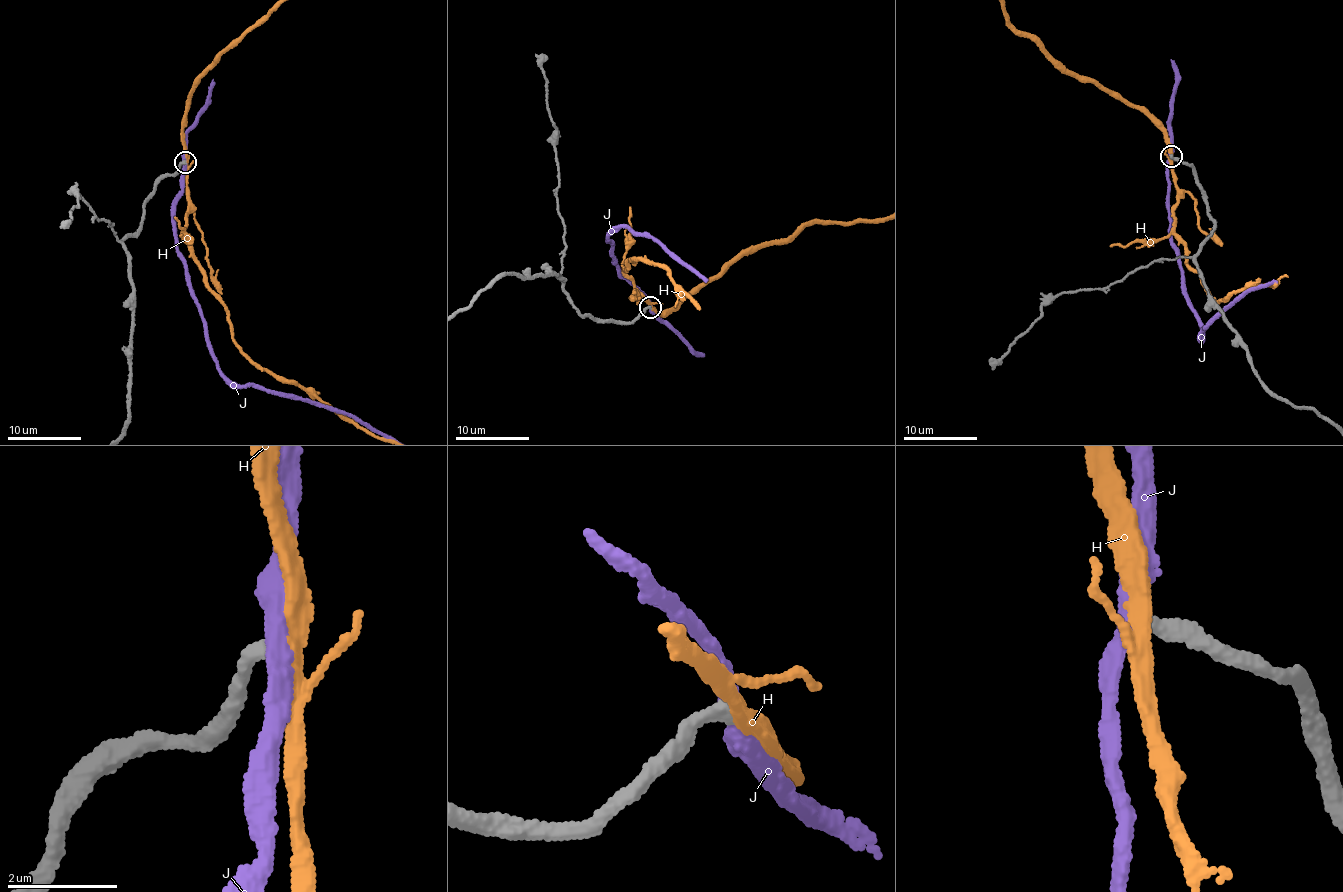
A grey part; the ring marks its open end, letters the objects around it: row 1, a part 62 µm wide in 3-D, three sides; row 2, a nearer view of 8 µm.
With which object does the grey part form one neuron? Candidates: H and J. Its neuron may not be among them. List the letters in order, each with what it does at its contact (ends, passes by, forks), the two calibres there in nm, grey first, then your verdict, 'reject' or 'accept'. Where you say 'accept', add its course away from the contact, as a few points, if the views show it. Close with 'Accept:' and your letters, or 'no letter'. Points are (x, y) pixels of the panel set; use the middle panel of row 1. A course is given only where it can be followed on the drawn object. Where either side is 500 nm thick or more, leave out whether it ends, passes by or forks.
H: it forks there; 280 nm thick on the grey side, 240 nm on the other; accept
J: it passes by; 320 nm thick on the grey side, 360 nm on the other; reject
Accept: H

